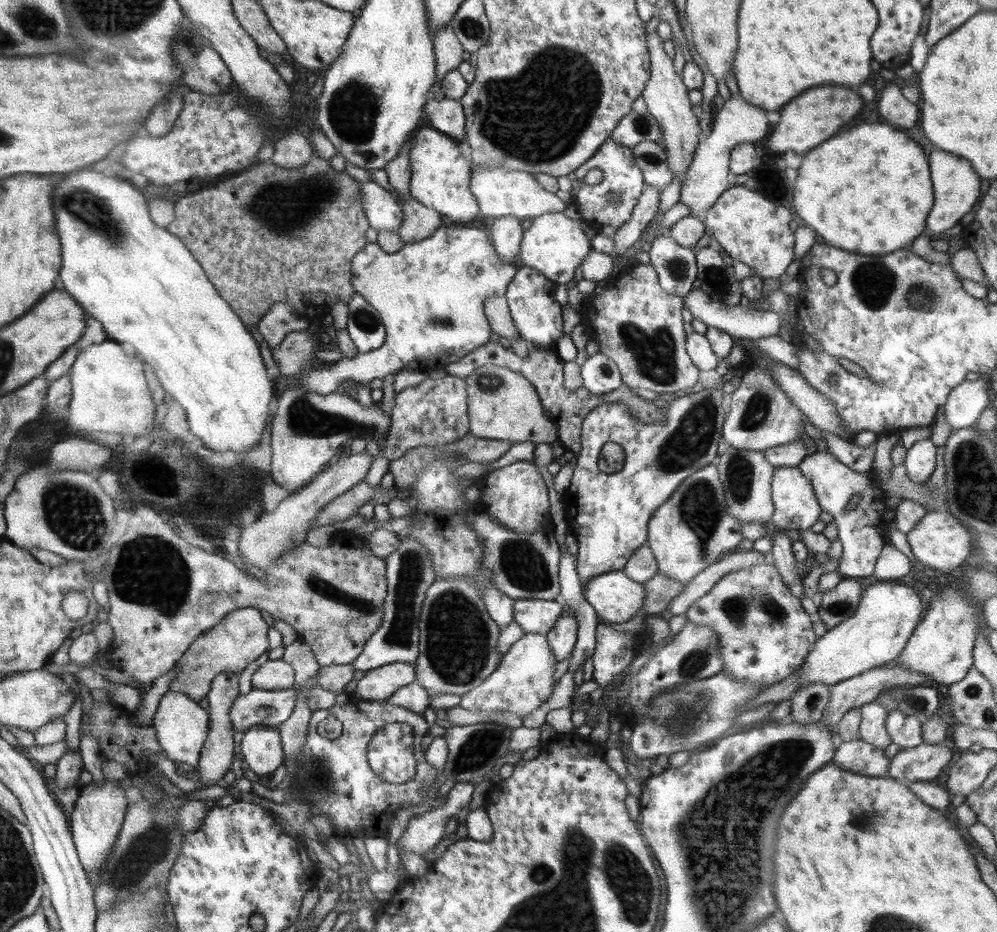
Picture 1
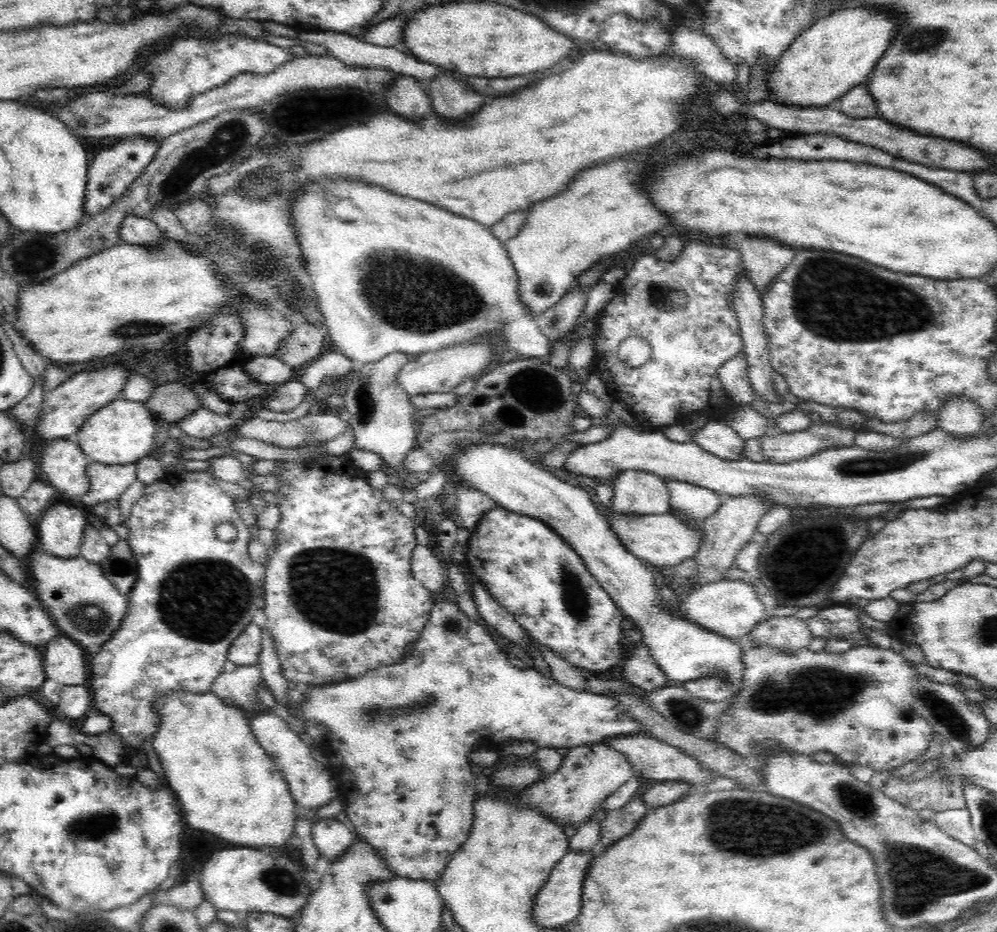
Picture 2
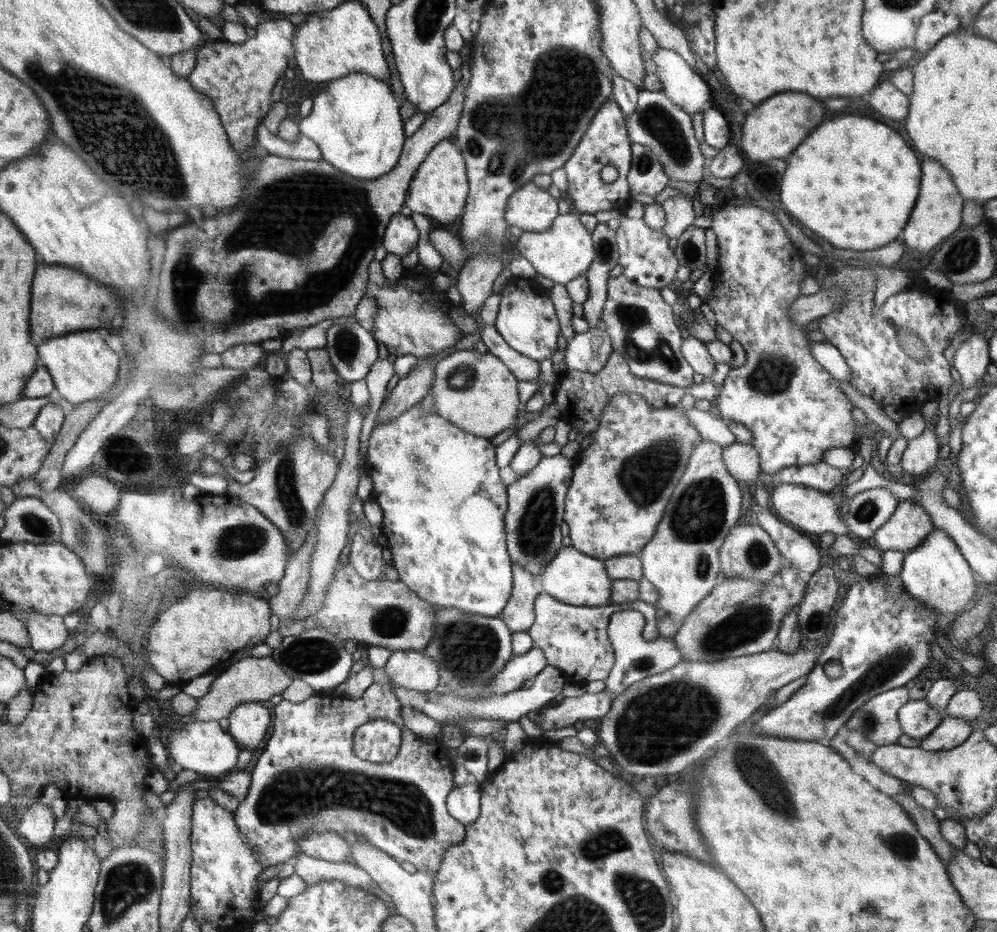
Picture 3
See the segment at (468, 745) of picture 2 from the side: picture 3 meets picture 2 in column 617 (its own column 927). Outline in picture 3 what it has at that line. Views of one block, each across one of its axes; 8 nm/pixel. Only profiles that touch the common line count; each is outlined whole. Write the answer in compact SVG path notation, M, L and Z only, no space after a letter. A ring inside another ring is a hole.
M926 699L908 701L898 710L902 732L910 738L926 738L943 719L944 714L932 707Z

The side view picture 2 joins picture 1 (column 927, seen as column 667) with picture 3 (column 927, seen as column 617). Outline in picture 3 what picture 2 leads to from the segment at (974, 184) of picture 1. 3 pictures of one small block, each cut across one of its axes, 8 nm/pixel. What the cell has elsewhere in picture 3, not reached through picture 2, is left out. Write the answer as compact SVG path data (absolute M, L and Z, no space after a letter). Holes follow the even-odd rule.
M924 160L918 202L908 218L908 224L902 230L902 238L900 238L904 242L904 246L908 250L914 250L920 254L934 250L946 237L956 232L956 229L962 224L963 204L958 190L954 188L954 184L950 180L950 174L946 174L946 170L938 162Z

